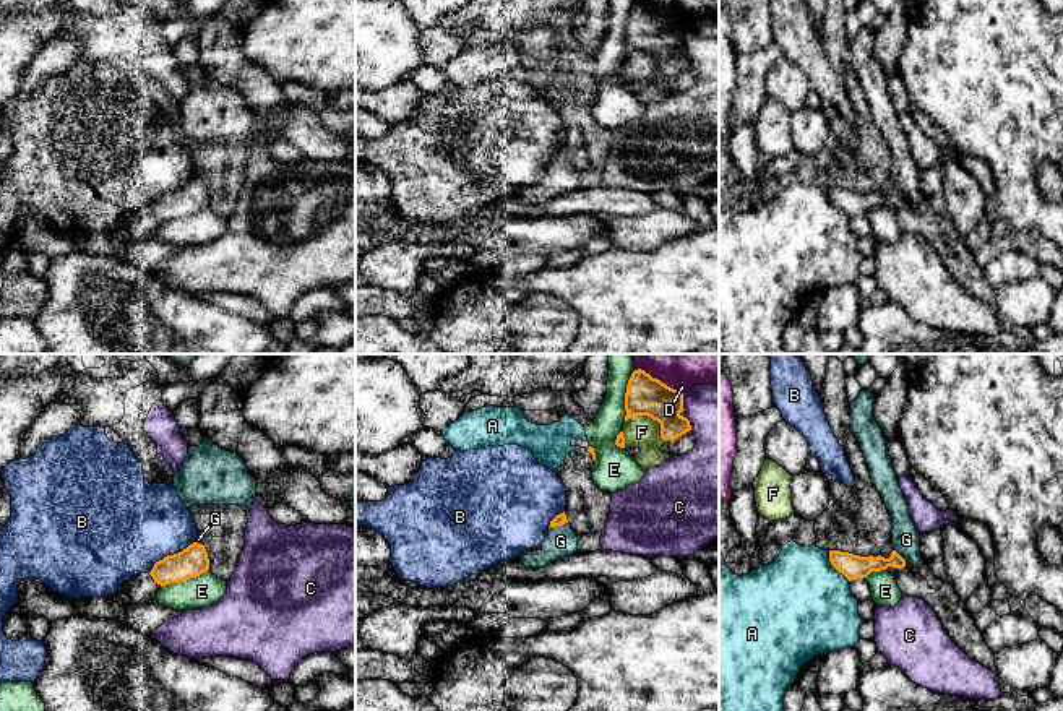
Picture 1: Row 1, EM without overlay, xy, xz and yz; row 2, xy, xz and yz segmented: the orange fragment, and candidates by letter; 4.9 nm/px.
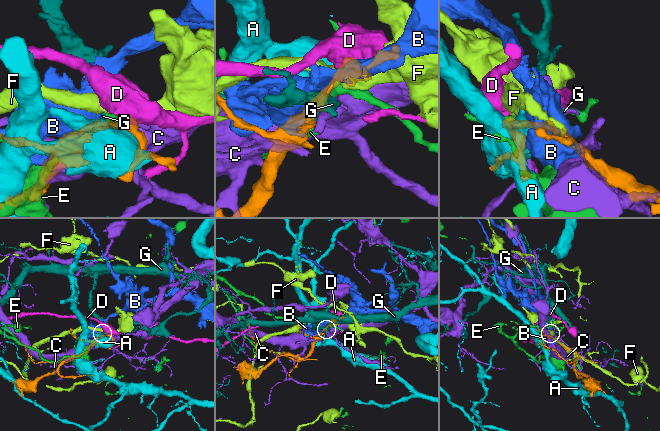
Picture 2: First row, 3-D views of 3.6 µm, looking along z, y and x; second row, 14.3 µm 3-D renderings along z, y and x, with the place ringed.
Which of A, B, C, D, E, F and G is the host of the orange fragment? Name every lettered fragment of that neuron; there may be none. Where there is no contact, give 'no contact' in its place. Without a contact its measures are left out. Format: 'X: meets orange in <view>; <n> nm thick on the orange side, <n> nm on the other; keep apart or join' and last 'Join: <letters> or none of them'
A: meets orange in yz; 120 nm thick on the orange side, 500 nm on the other; keep apart
B: meets orange in xy; 150 nm thick on the orange side, 440 nm on the other; keep apart
C: meets orange in xz; 190 nm thick on the orange side, 300 nm on the other; keep apart
D: meets orange in xz; 190 nm thick on the orange side, 140 nm on the other; keep apart
E: meets orange in xz; 190 nm thick on the orange side, 150 nm on the other; keep apart
F: meets orange in xz; 190 nm thick on the orange side, 160 nm on the other; keep apart
G: meets orange in xz; 60 nm thick on the orange side, 160 nm on the other; join
Join: G

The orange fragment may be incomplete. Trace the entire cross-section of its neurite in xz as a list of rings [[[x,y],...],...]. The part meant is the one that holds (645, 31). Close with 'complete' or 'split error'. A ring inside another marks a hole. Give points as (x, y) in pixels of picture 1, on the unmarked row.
[[[638,5],[631,10],[625,29],[625,58],[635,52],[648,52],[661,60],[662,76],[677,76],[691,67],[690,57],[680,49],[683,45],[683,29],[652,15]]]; complete

